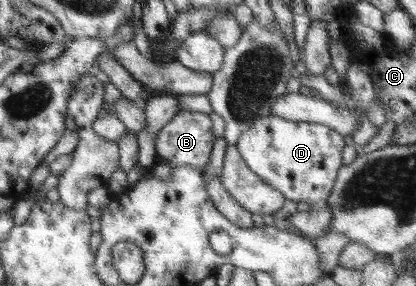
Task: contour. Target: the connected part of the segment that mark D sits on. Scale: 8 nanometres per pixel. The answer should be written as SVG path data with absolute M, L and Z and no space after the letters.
M271 114L258 119L249 129L243 131L236 146L247 167L273 189L280 191L287 200L319 206L327 201L327 197L333 190L338 171L343 166L342 151L345 146L343 137L344 135L326 125L292 122Z

